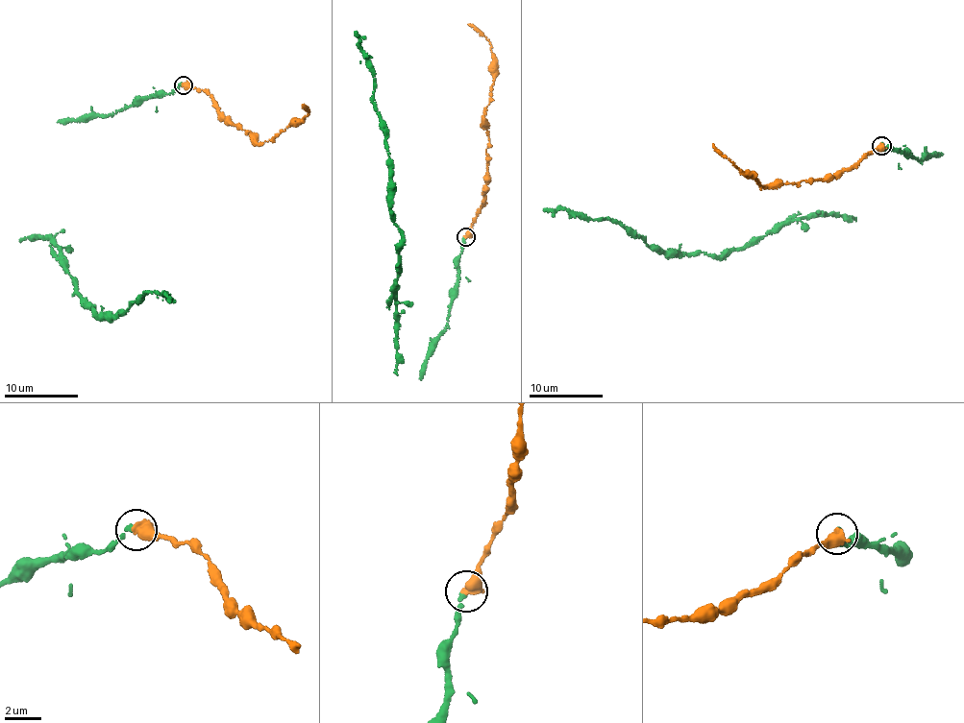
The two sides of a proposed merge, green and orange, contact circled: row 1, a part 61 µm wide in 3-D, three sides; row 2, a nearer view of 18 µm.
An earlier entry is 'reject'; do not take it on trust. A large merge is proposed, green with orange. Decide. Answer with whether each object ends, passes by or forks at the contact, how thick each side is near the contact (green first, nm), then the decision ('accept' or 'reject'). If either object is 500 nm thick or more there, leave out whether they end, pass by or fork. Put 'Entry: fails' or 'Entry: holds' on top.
Entry: fails
green ends | orange ends | 240/460 nm | accept

